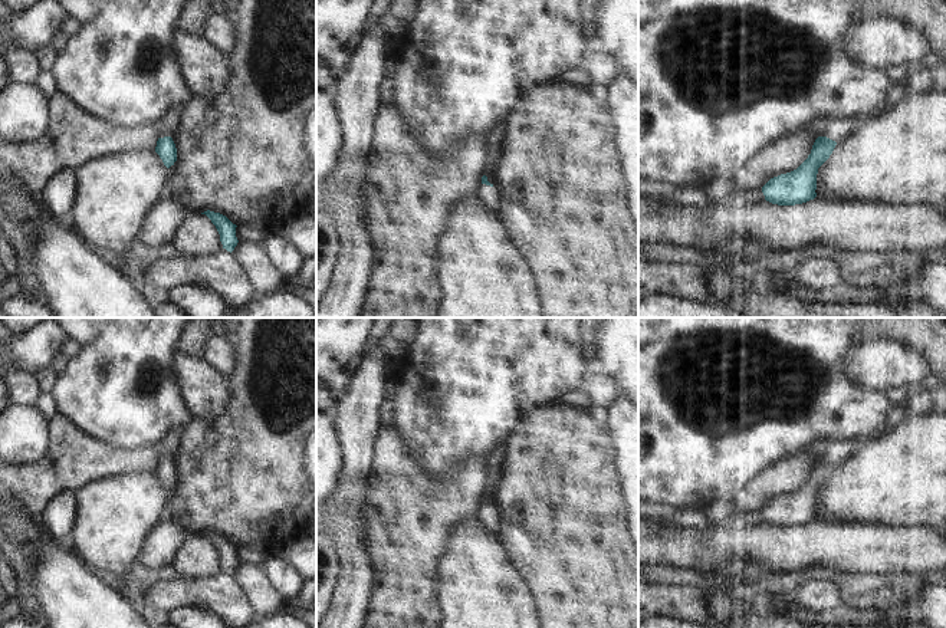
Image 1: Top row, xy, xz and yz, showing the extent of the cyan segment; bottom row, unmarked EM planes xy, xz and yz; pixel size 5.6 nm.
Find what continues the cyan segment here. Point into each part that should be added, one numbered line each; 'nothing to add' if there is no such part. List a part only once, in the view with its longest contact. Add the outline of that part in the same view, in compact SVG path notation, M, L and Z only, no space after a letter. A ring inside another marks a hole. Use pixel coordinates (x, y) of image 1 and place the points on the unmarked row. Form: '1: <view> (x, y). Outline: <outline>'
1: yz (837, 451). Outline: M867 438L832 441L825 450L825 458L840 466L848 457L853 457L861 447L867 445L870 441L871 440Z

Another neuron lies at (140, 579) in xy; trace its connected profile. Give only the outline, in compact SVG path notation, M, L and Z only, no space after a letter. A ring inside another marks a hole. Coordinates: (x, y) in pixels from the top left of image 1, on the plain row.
M144 565L132 566L127 573L127 585L121 595L134 606L139 598L157 582L152 571Z

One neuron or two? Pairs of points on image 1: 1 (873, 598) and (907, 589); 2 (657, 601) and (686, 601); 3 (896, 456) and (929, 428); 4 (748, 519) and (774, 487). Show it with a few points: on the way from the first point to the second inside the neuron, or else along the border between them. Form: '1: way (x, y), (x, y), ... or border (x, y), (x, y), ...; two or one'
1: way (882, 592), (899, 589); one
2: way (664, 601), (679, 601); one
3: way (905, 453), (920, 437); one
4: border (736, 510), (761, 512); two

